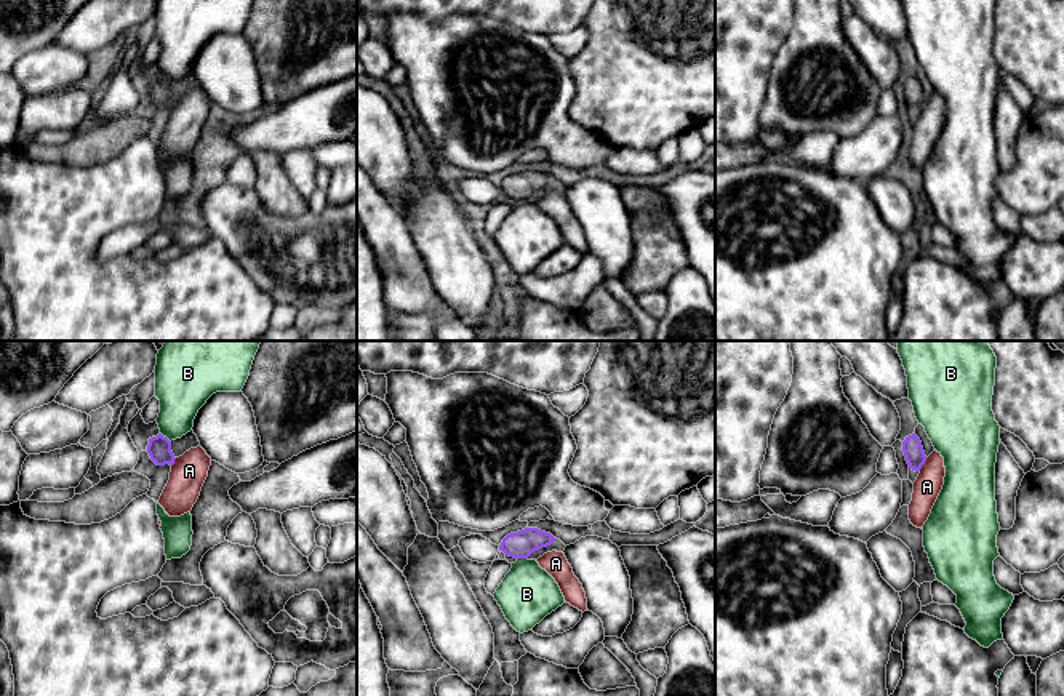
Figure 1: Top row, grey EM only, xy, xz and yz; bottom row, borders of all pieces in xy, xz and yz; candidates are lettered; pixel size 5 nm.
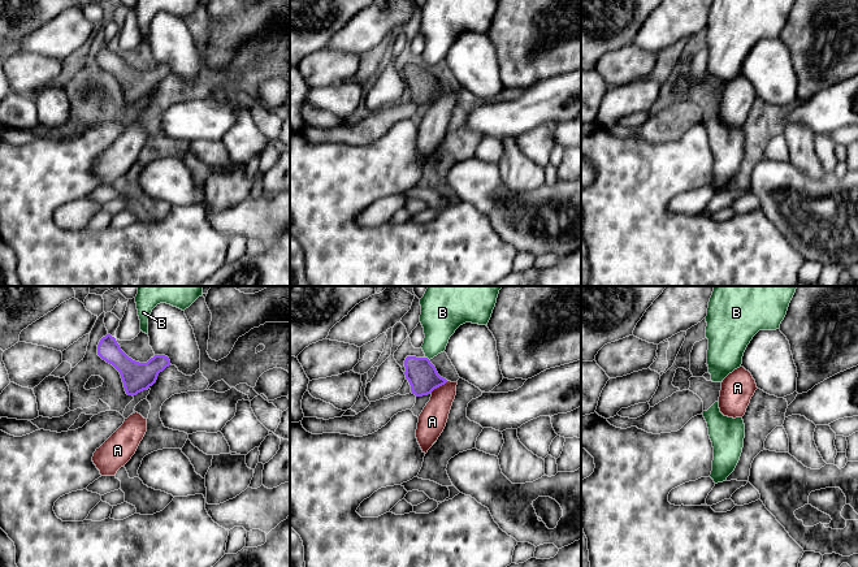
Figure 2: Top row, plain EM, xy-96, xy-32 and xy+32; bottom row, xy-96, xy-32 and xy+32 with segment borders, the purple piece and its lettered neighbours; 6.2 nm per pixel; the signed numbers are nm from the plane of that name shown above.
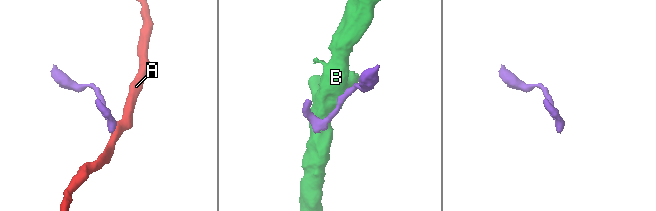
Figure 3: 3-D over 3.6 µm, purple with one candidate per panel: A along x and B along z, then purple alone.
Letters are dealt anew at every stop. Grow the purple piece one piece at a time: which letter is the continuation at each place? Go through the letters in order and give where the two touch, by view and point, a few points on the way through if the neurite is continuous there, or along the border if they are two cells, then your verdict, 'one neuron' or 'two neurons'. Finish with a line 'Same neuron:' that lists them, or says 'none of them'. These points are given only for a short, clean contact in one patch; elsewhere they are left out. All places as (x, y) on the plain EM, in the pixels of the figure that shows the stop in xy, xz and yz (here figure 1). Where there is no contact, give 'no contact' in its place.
A: contact yz (924, 104); border yz (927, 100), (919, 111); two neurons
B: contact xy (165, 79); border xy (160, 74), (170, 84); two neurons
Same neuron: none of them

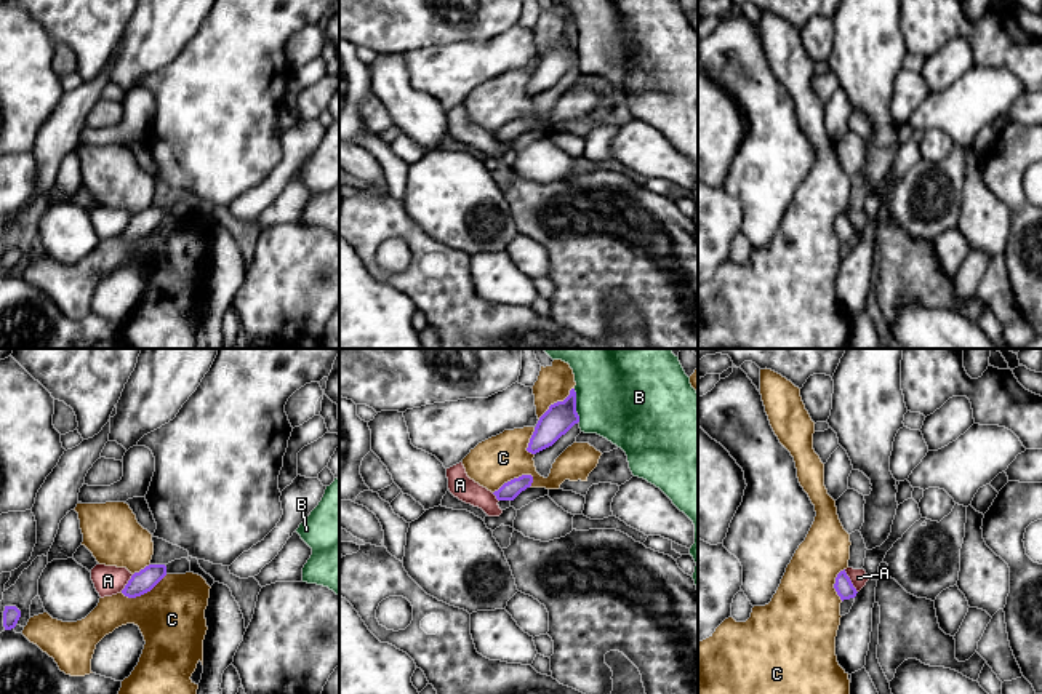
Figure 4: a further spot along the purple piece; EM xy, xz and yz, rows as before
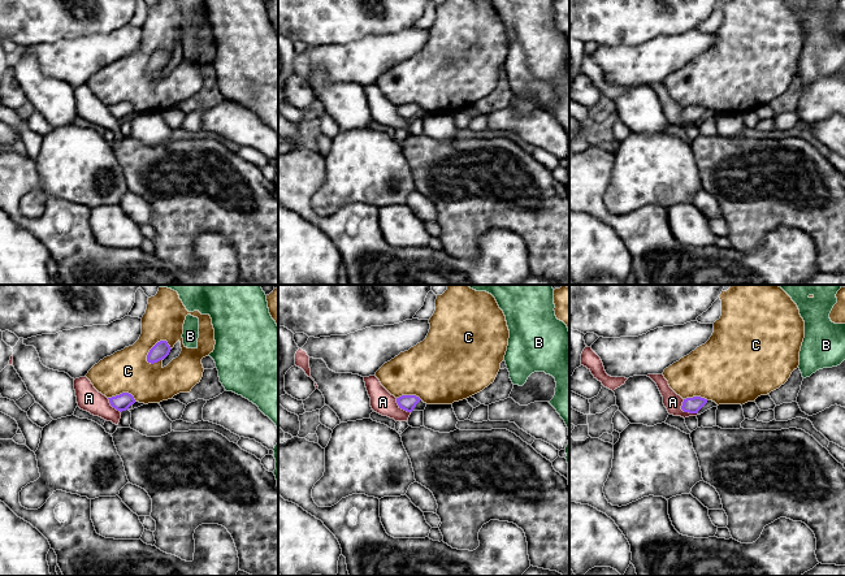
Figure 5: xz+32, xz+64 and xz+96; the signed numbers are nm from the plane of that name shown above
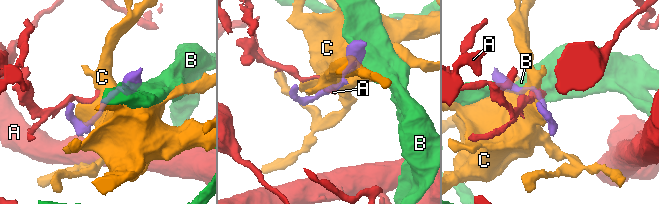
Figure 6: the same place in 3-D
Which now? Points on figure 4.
A: contact yz (850, 223); border yz (844, 211), (857, 234); two neurons
B: contact xz (575, 47); border xz (573, 31), (580, 63); two neurons
C: contact xz (514, 120); two neurons
Same neuron: none of them

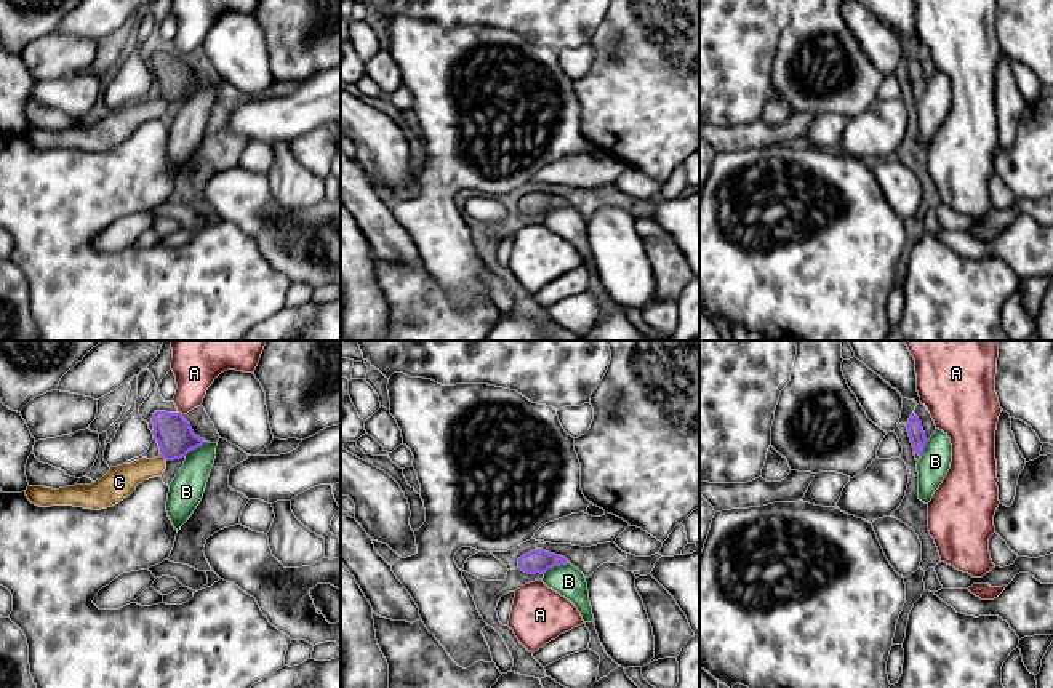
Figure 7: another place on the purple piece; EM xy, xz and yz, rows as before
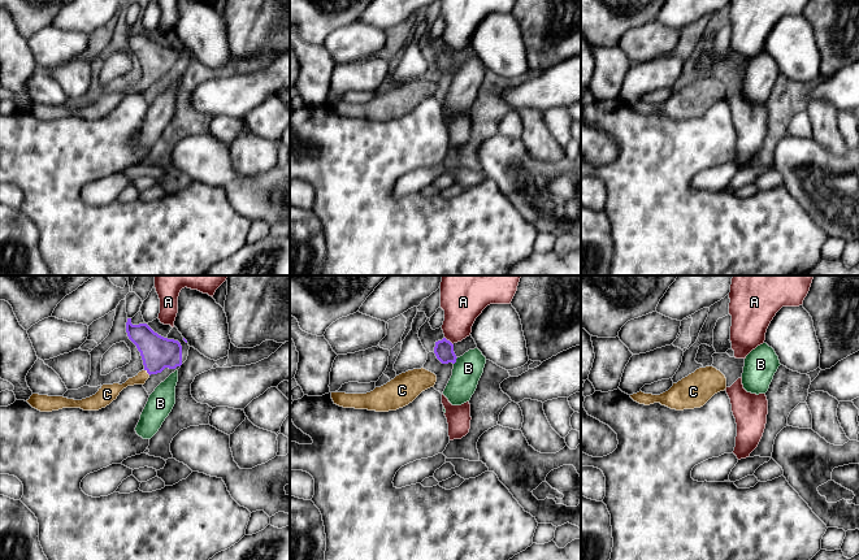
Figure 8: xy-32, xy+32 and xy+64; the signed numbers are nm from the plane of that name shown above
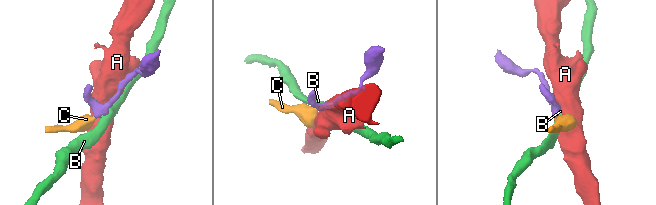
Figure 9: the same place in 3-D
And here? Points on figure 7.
A: contact xy (181, 56); border xy (178, 53), (183, 58); two neurons
B: contact xz (552, 208); border xz (564, 205), (549, 208), (543, 215); two neurons
C: contact xy (164, 98); way xy (173, 76), (173, 87), (164, 98), (152, 109), (122, 122); one neuron
Same neuron: C

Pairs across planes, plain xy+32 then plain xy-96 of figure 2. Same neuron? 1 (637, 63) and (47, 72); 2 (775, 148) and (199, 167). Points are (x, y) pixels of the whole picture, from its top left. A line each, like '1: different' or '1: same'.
1: same
2: different

